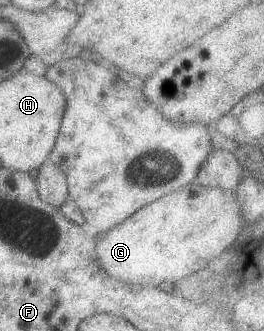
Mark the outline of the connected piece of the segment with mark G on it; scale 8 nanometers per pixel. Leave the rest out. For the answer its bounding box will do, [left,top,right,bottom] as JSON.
[94,184,241,286]

